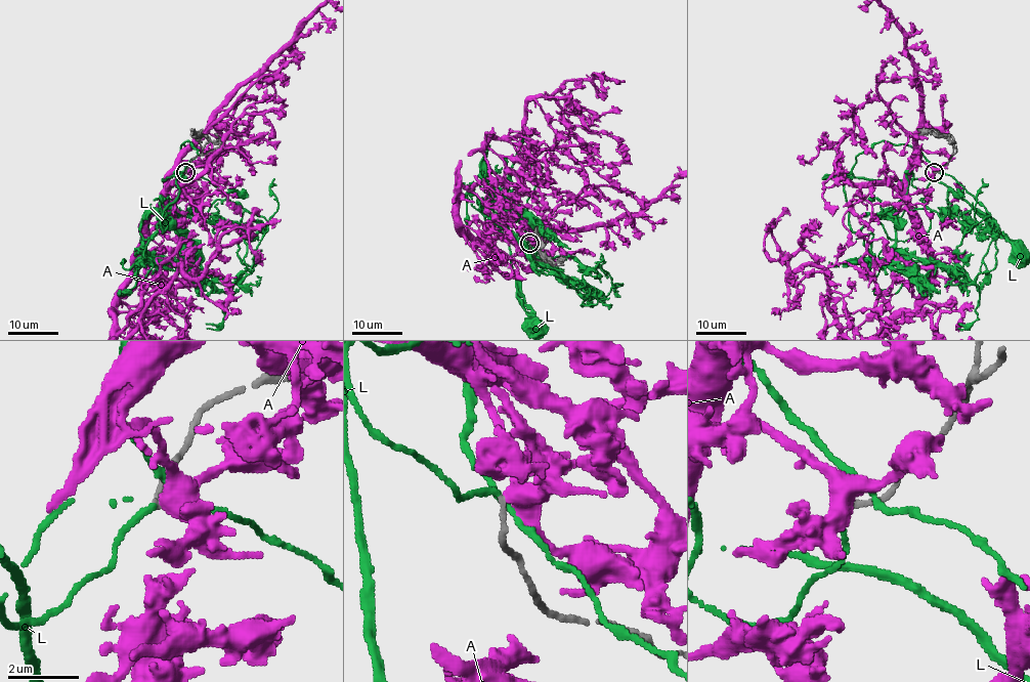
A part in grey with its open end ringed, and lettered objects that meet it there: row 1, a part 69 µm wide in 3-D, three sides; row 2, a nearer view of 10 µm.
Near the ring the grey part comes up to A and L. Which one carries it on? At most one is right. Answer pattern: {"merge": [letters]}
{"merge": ["L"]}

